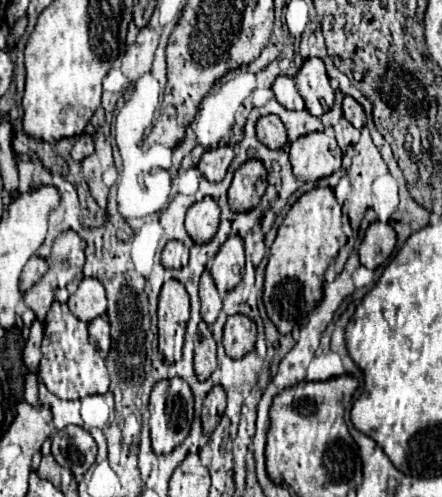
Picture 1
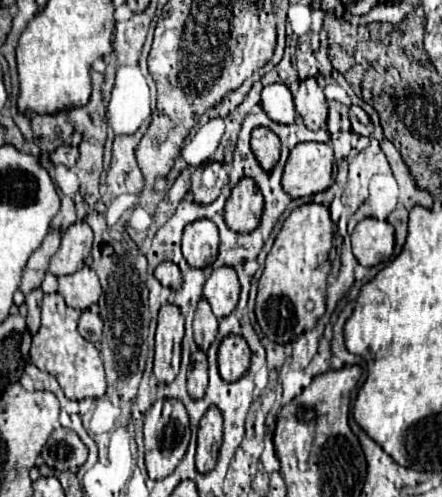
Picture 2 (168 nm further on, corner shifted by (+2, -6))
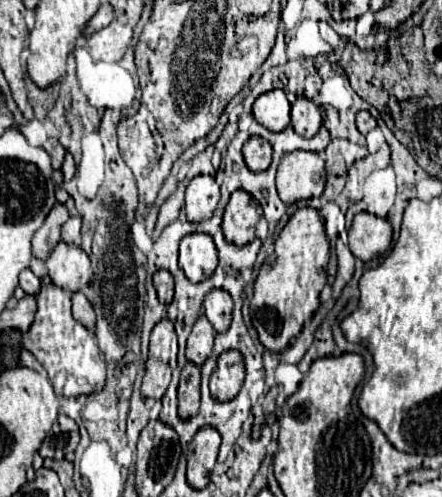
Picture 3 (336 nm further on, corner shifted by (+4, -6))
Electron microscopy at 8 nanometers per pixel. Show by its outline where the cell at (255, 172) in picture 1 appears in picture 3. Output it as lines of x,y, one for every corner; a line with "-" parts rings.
236,190
224,210
222,230
228,242
248,244
256,238
256,224
262,218
260,202
246,190

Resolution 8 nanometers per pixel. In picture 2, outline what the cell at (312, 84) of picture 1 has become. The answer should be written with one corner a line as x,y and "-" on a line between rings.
308,78
300,84
298,92
294,94
294,104
296,104
296,114
302,118
306,128
320,130
326,126
328,102
314,78

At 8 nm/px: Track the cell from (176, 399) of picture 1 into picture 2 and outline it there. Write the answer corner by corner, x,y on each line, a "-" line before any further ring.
158,400
144,416
144,450
146,450
146,470
152,480
162,480
174,472
182,456
186,454
190,442
188,414
178,400

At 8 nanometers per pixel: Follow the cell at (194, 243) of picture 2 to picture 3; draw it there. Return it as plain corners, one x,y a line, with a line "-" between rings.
192,232
180,242
180,266
188,280
202,282
218,266
218,250
210,234

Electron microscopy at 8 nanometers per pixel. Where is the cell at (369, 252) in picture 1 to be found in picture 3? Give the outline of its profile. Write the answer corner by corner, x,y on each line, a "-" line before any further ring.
360,212
354,216
354,222
348,230
348,244
356,258
362,262
370,262
382,256
392,242
392,226
388,226
386,218
378,218
368,212

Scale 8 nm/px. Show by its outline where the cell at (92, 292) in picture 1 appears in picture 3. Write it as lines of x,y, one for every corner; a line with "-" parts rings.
64,242
56,244
56,248
46,260
46,268
52,284
70,292
78,292
88,286
94,274
90,258
82,252
82,248
68,246

